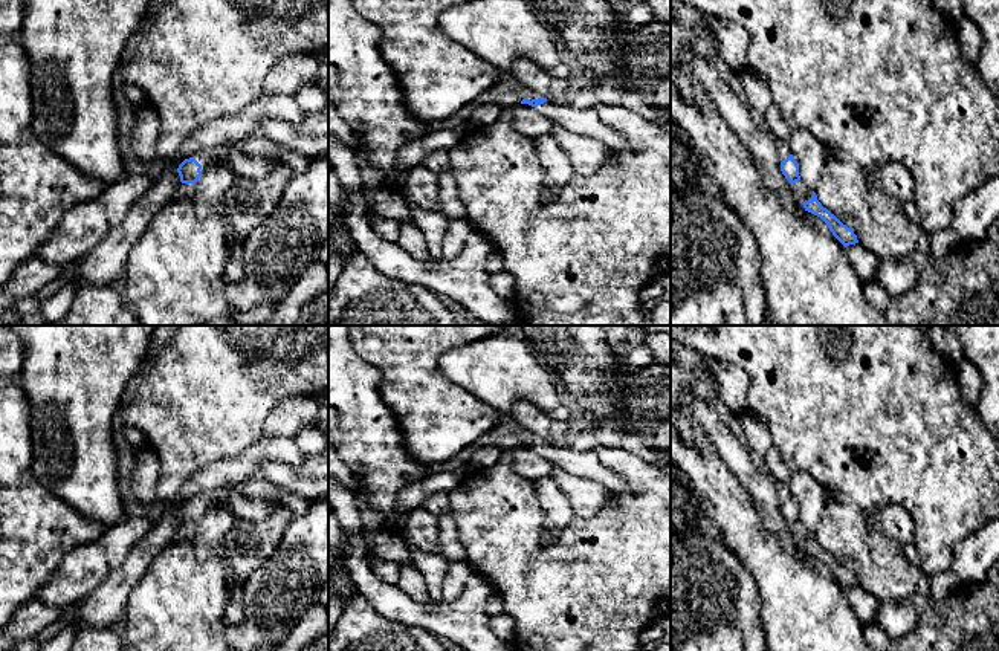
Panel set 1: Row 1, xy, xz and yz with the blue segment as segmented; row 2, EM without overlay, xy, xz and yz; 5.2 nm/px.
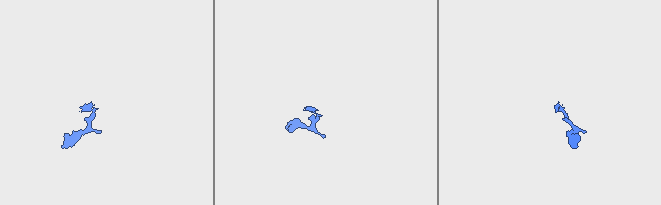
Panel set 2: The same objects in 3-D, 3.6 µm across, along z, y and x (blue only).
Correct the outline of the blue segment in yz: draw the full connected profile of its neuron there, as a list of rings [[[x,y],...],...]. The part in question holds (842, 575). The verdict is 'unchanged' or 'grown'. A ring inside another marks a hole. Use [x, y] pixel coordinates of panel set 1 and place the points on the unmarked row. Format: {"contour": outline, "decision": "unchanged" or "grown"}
{"contour": [[[813,533],[811,541],[802,546],[805,553],[820,559],[832,575],[832,578],[846,590],[849,587],[858,585],[857,578],[851,570],[843,567],[834,556],[831,556],[822,546],[817,542],[816,535]]], "decision": "unchanged"}

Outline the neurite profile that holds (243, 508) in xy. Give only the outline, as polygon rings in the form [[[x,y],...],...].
[[[247,495],[235,497],[231,501],[231,512],[237,520],[246,521],[263,521],[272,510],[276,507],[284,507],[283,503],[278,503],[273,498],[251,498]]]

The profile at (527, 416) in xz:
[[[527,400],[516,402],[509,416],[518,426],[539,436],[547,443],[559,445],[570,439],[567,422],[554,420]]]

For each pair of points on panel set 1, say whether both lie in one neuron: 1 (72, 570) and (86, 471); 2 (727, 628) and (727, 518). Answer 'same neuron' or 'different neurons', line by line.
1: different neurons
2: different neurons

